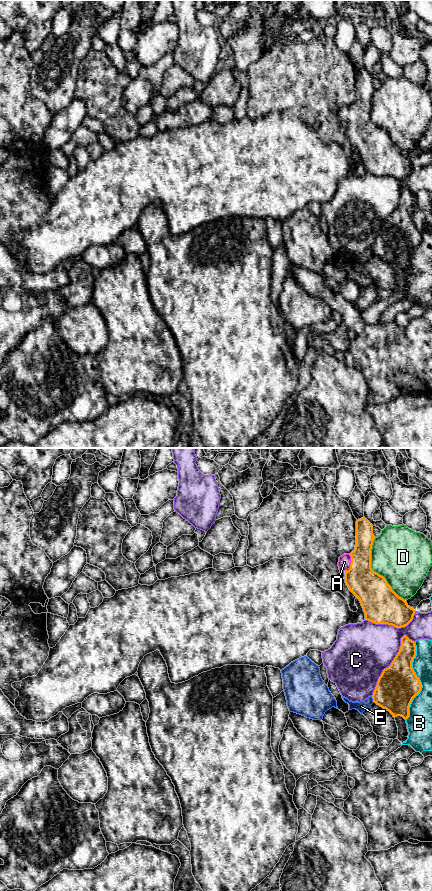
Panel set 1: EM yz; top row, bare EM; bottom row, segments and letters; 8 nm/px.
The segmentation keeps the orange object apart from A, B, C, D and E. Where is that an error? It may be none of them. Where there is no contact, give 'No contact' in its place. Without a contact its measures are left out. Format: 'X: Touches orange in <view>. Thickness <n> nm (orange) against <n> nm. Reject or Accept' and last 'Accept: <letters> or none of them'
A: Touches orange in yz. Thickness 260 nm (orange) against 100 nm. Accept
B: Touches orange in yz. Thickness 320 nm (orange) against 190 nm. Reject
C: Touches orange in yz. Thickness 320 nm (orange) against 440 nm. Reject
D: Touches orange in yz. Thickness 280 nm (orange) against 440 nm. Reject
E: Touches orange in yz. Thickness 320 nm (orange) against 90 nm. Reject
Accept: A

